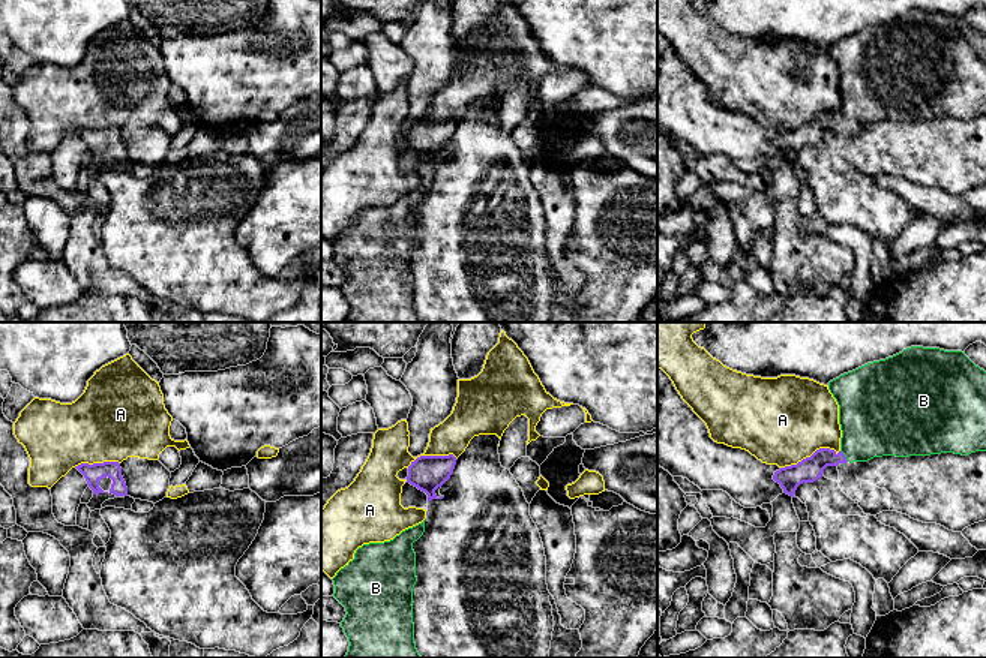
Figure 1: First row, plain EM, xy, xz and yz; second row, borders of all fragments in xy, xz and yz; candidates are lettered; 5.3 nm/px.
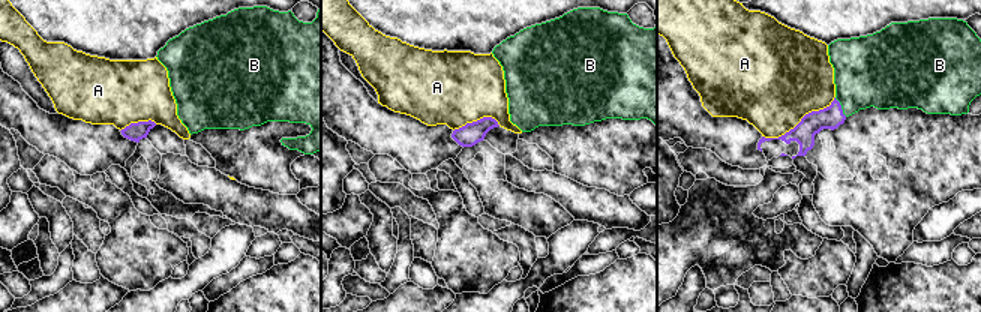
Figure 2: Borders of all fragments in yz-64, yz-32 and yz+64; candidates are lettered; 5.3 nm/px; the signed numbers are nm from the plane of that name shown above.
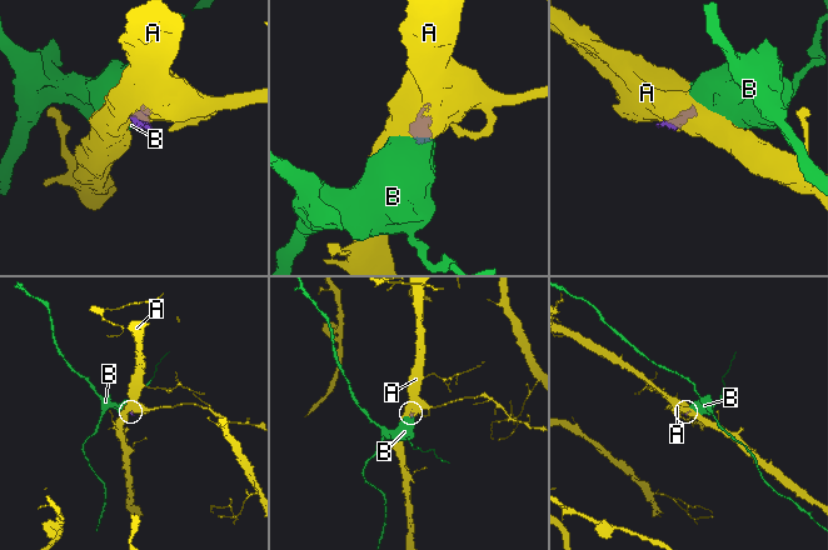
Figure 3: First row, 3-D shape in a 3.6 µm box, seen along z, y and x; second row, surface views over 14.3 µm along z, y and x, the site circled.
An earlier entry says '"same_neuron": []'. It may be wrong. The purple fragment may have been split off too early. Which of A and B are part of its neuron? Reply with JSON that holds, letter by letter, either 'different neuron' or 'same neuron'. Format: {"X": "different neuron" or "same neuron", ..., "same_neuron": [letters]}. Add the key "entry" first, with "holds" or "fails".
{"entry": "fails", "A": "different neuron", "B": "same neuron", "same_neuron": ["B"]}

